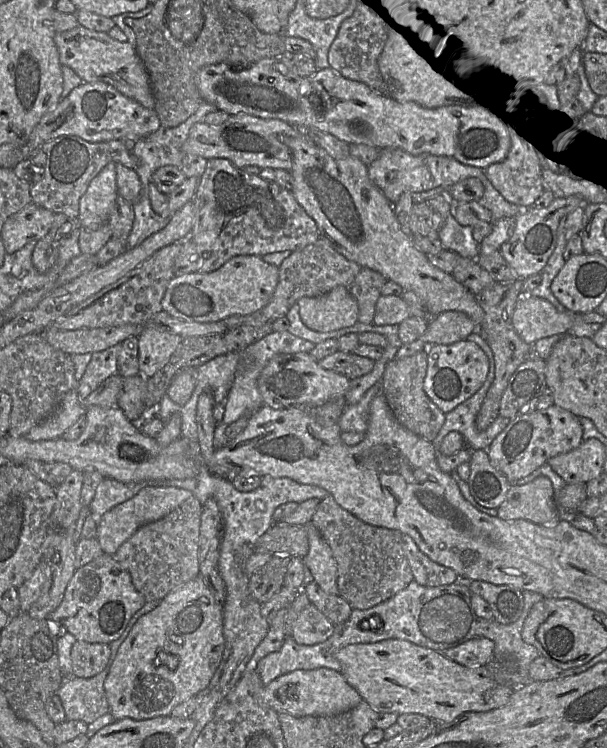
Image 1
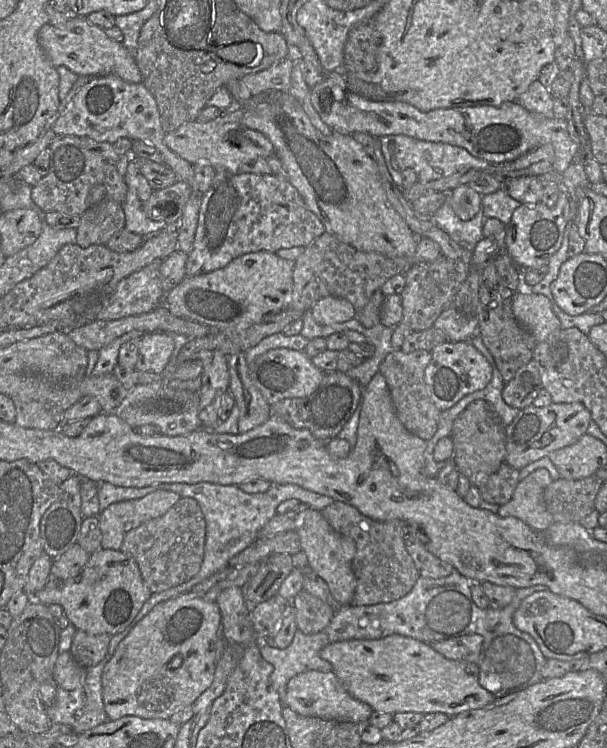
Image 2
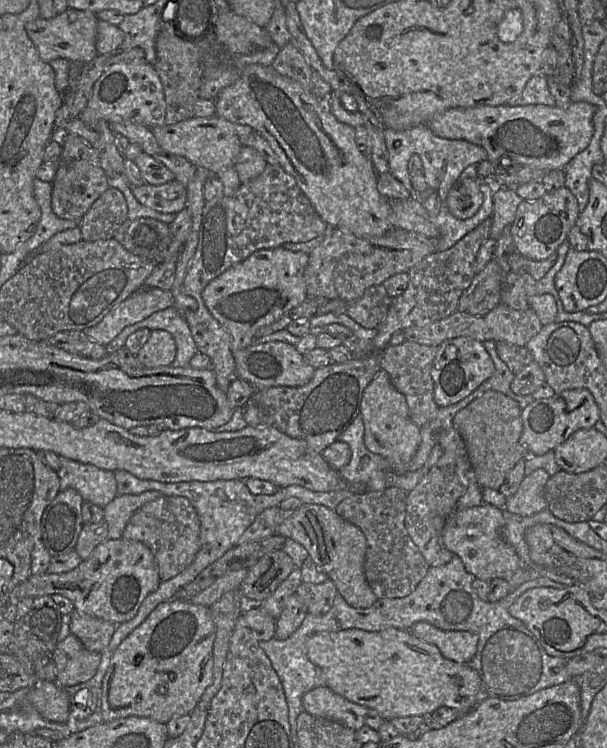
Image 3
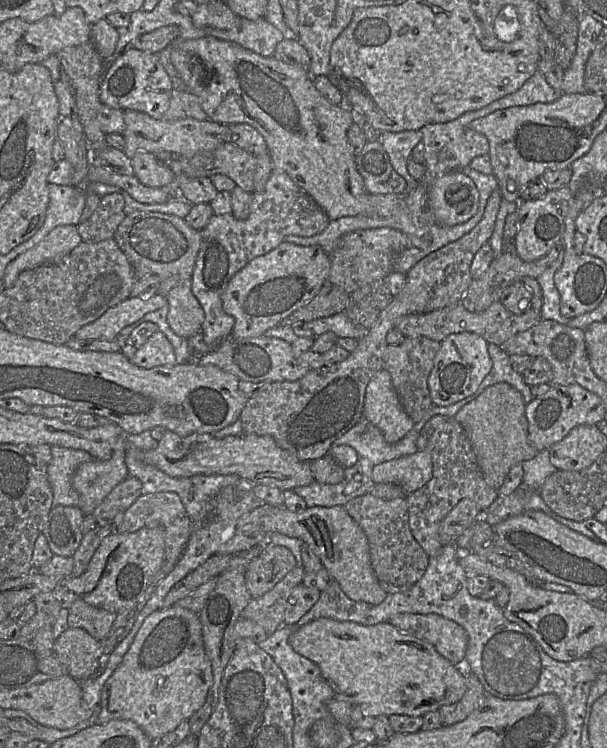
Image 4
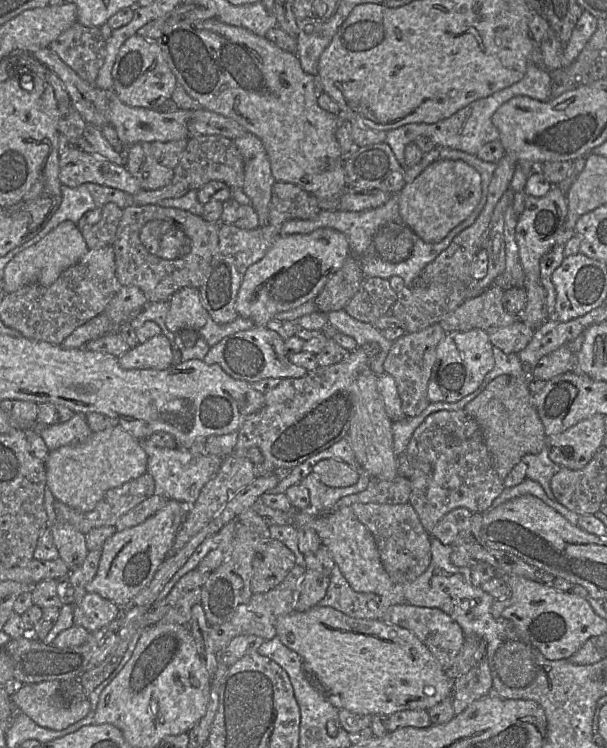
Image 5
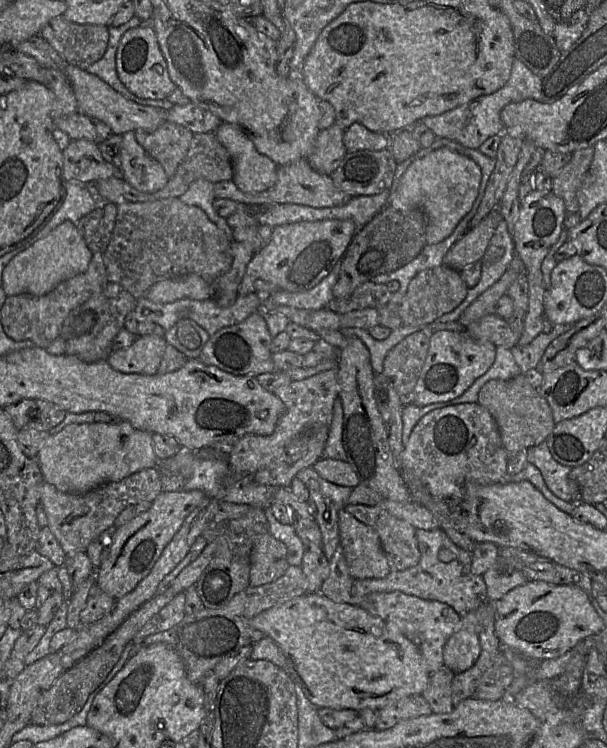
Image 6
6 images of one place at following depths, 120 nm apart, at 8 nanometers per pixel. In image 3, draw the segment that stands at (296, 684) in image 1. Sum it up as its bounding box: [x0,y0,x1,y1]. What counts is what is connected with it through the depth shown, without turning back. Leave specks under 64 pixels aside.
[302,686,369,732]

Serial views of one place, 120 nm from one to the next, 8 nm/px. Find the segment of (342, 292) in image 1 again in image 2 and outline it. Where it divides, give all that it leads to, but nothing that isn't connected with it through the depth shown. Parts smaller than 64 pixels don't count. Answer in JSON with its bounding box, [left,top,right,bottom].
[310,296,356,325]

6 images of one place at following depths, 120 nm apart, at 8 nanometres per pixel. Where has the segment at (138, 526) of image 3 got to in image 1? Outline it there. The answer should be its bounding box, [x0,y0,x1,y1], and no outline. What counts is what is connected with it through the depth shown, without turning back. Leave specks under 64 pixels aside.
[113,496,202,601]

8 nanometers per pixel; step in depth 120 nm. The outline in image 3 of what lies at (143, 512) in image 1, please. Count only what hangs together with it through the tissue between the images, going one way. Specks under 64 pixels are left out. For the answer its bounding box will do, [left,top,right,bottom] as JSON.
[103,491,162,539]

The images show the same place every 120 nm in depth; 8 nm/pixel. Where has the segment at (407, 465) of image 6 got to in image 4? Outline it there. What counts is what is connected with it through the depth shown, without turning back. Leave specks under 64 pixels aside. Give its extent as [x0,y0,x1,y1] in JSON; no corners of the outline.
[406,415,499,557]

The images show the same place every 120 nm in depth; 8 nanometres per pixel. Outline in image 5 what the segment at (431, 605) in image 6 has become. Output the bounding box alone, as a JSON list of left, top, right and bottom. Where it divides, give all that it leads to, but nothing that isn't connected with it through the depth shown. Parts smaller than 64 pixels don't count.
[381,604,465,671]

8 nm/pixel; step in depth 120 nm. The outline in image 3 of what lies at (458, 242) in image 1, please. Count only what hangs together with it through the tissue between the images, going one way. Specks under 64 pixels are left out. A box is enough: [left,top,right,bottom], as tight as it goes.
[422,182,499,252]

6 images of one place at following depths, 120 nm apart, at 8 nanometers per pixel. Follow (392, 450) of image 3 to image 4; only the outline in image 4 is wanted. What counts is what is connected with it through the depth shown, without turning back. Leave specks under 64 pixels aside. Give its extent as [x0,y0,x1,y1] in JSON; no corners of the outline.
[363,369,414,444]

